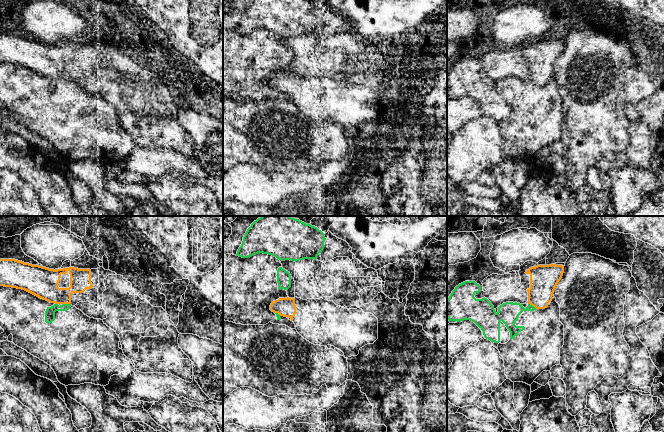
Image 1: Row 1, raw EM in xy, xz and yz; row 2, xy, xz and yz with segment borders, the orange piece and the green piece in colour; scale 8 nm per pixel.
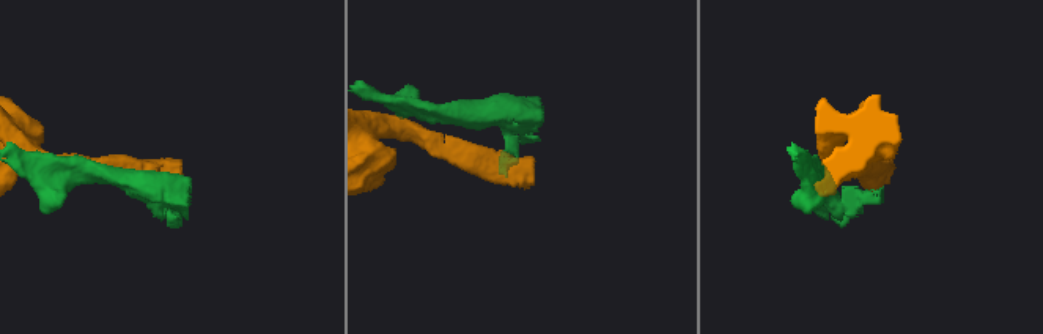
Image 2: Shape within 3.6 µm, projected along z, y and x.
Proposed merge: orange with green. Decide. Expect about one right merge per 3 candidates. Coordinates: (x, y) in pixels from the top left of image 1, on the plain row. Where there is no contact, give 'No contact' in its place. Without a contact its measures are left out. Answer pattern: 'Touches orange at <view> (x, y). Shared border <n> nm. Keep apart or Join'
Touches orange at xy (66, 79). Shared border 70 nm. Keep apart

